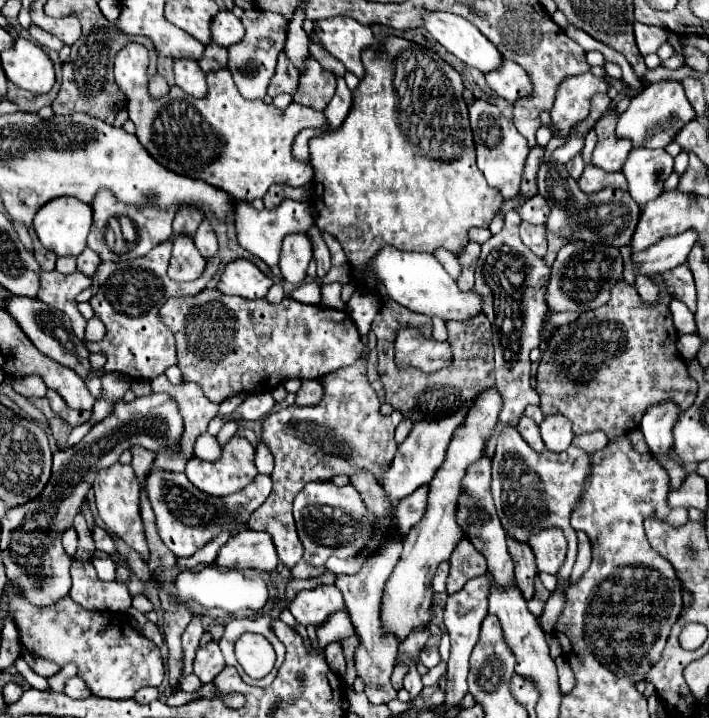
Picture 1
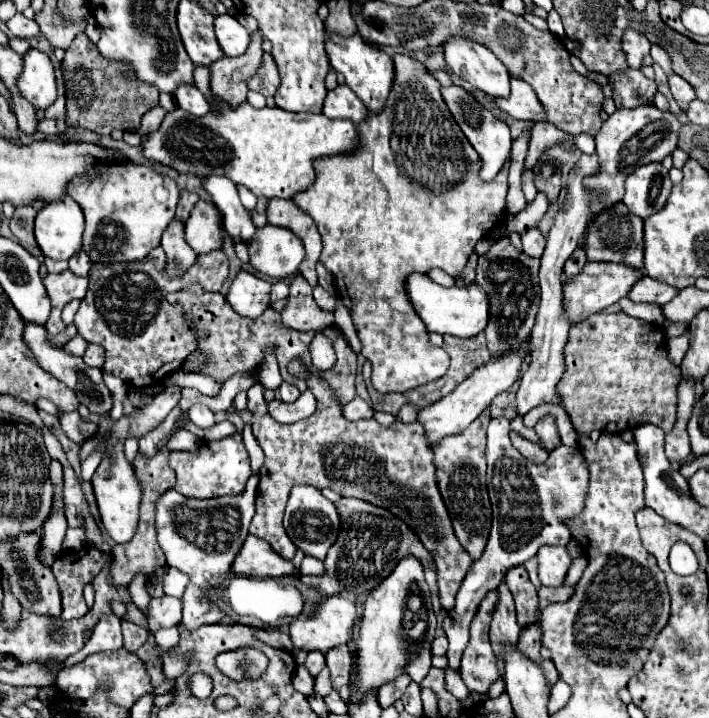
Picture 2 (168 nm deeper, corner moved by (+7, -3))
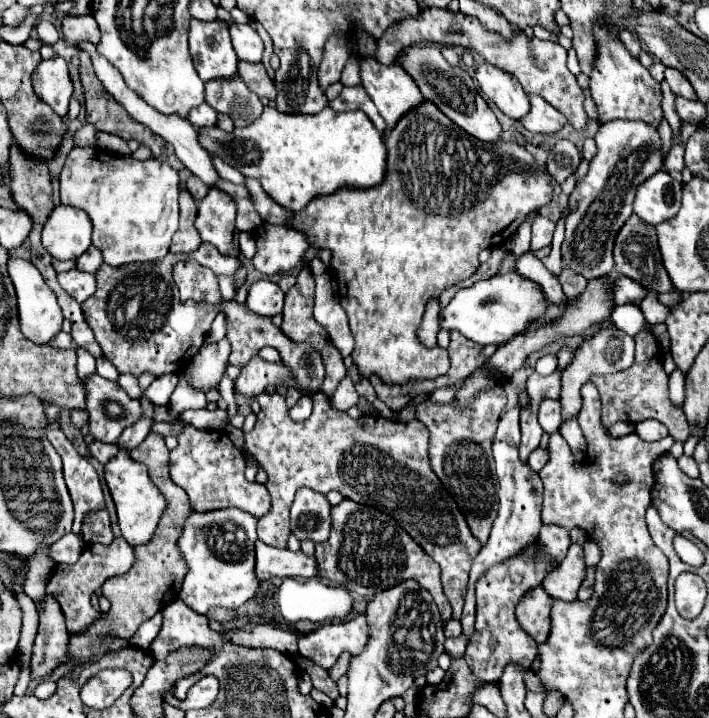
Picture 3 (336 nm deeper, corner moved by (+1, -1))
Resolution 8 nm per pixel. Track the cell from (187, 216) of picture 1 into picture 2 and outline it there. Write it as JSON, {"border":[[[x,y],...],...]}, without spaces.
{"border":[[[182,190],[180,192],[180,202],[178,202],[178,208],[176,208],[176,218],[186,222],[188,216],[190,216],[190,210],[194,208],[194,204],[198,202],[198,194],[196,192],[188,192],[188,190]]]}

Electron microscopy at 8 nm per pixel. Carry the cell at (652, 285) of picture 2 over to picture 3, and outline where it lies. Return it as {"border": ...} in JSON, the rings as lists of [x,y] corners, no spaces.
{"border":[[[618,276],[616,300],[614,300],[616,304],[640,304],[648,294],[650,294],[650,290],[646,290],[638,282],[630,280],[628,276]]]}

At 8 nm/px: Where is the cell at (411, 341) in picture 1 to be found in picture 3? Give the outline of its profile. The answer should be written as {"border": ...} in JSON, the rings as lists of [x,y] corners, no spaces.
{"border":[[[424,100],[416,108],[408,110],[398,120],[398,124],[384,134],[384,144],[386,144],[386,150],[388,150],[388,158],[386,158],[388,160],[388,168],[386,168],[384,180],[378,186],[372,186],[372,188],[340,188],[334,194],[316,196],[306,208],[302,208],[300,212],[294,214],[294,228],[300,230],[300,232],[304,232],[308,236],[308,240],[310,240],[312,246],[322,246],[322,248],[332,250],[332,270],[334,270],[336,282],[338,282],[340,306],[348,314],[350,330],[352,330],[352,334],[356,338],[356,348],[352,352],[352,358],[354,358],[354,364],[358,366],[360,374],[366,376],[366,378],[370,374],[378,374],[384,380],[384,384],[406,384],[410,380],[424,380],[424,378],[434,380],[438,376],[444,376],[450,370],[450,360],[448,360],[450,356],[448,356],[448,350],[444,350],[444,348],[426,348],[418,340],[418,334],[416,332],[418,332],[418,326],[420,326],[420,320],[422,320],[422,314],[424,314],[424,308],[426,308],[428,298],[440,296],[440,292],[444,288],[448,288],[452,284],[458,284],[458,282],[470,278],[476,272],[476,268],[480,266],[478,254],[480,254],[482,248],[496,246],[498,240],[502,238],[500,232],[504,232],[506,228],[516,232],[518,226],[524,222],[524,218],[526,218],[526,214],[530,210],[538,210],[544,204],[548,204],[550,198],[552,198],[550,176],[546,174],[546,170],[542,166],[538,166],[534,162],[534,158],[520,144],[516,144],[516,142],[504,142],[504,140],[500,140],[498,144],[486,144],[486,142],[470,136],[462,128],[458,128],[430,100]]]}

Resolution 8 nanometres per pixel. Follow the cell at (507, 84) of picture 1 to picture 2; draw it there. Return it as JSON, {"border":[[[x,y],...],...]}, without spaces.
{"border":[[[512,78],[510,84],[512,84],[510,98],[498,98],[496,106],[516,120],[546,122],[544,108],[540,106],[534,90],[530,86],[526,86],[524,80],[518,80],[518,78]]]}

